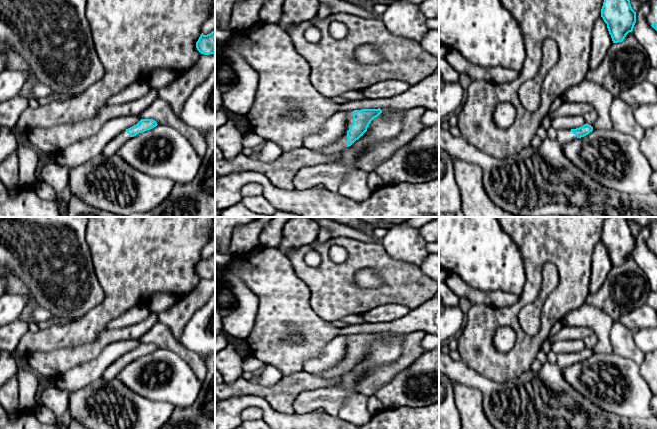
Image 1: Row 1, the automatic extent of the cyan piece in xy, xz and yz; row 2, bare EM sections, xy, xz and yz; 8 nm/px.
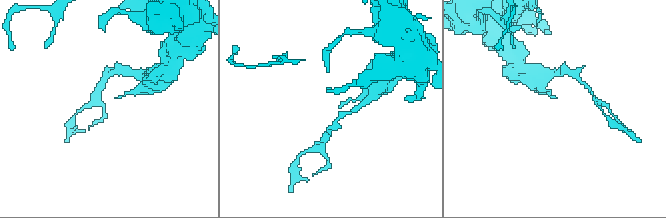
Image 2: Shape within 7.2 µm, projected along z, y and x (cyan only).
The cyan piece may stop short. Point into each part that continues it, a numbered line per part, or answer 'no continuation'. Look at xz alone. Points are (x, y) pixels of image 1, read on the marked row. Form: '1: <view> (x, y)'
1: xz (341, 144)

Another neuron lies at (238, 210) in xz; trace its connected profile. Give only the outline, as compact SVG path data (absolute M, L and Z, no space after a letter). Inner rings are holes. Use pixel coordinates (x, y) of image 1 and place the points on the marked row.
M240 201L235 205L222 209L220 217L271 217L262 213L256 213L246 208Z

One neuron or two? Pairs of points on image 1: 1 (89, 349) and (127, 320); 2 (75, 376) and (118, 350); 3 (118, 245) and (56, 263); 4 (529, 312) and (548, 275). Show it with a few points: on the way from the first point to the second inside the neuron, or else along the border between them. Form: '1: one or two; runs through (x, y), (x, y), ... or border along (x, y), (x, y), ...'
1: two; border along (139, 322), (133, 325), (107, 329)
2: one; runs through (86, 373), (92, 371), (107, 356)
3: two; border along (85, 230), (85, 240), (93, 260)
4: one; runs through (538, 303), (548, 284)

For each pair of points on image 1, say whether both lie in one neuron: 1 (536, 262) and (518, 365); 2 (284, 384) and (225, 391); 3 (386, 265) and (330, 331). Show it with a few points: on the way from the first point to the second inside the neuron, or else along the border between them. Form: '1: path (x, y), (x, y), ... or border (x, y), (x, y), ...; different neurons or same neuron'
1: path (531, 288), (514, 309), (520, 339); same neuron
2: path (269, 391), (240, 389); same neuron
3: border (311, 306), (321, 317), (329, 321); different neurons

